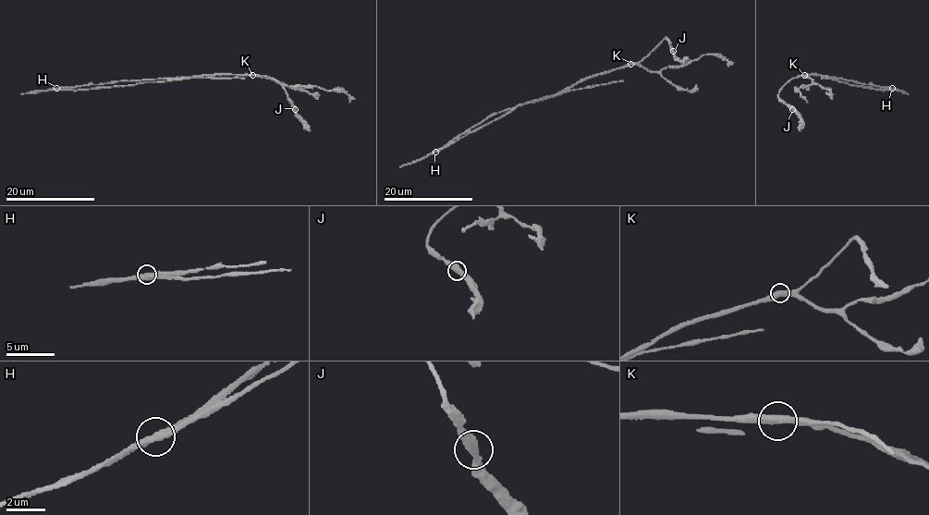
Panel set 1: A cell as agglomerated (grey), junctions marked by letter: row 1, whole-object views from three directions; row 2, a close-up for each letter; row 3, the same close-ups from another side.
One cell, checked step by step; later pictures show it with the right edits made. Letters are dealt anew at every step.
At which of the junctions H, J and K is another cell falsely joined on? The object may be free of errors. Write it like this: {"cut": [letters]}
{"cut": ["H"]}

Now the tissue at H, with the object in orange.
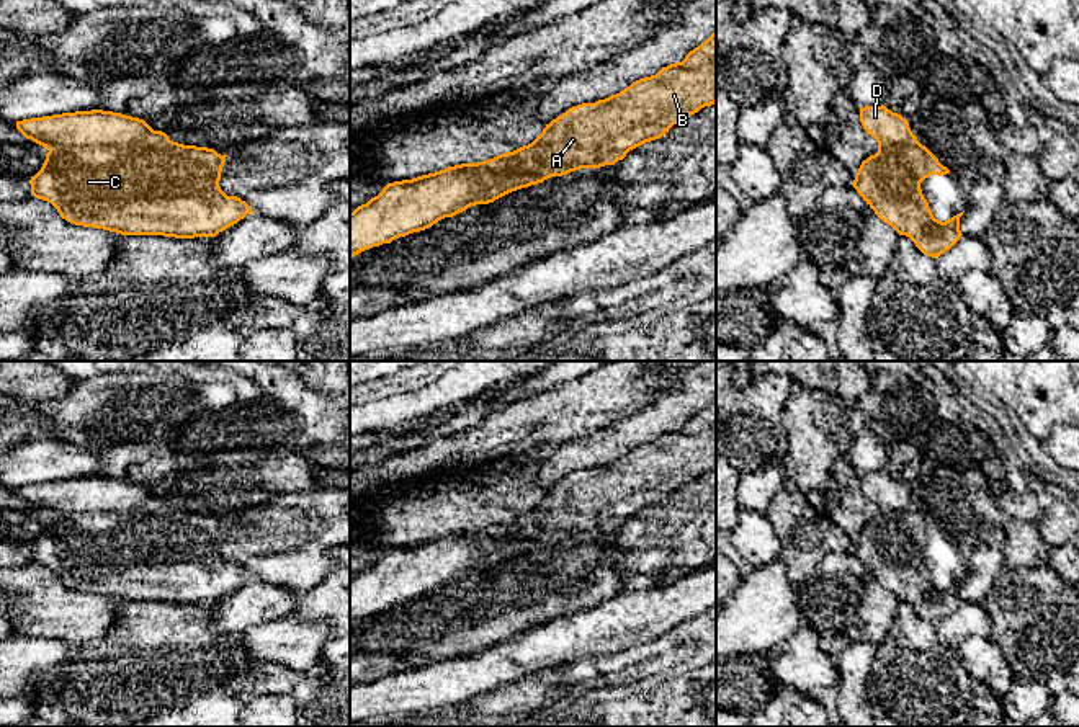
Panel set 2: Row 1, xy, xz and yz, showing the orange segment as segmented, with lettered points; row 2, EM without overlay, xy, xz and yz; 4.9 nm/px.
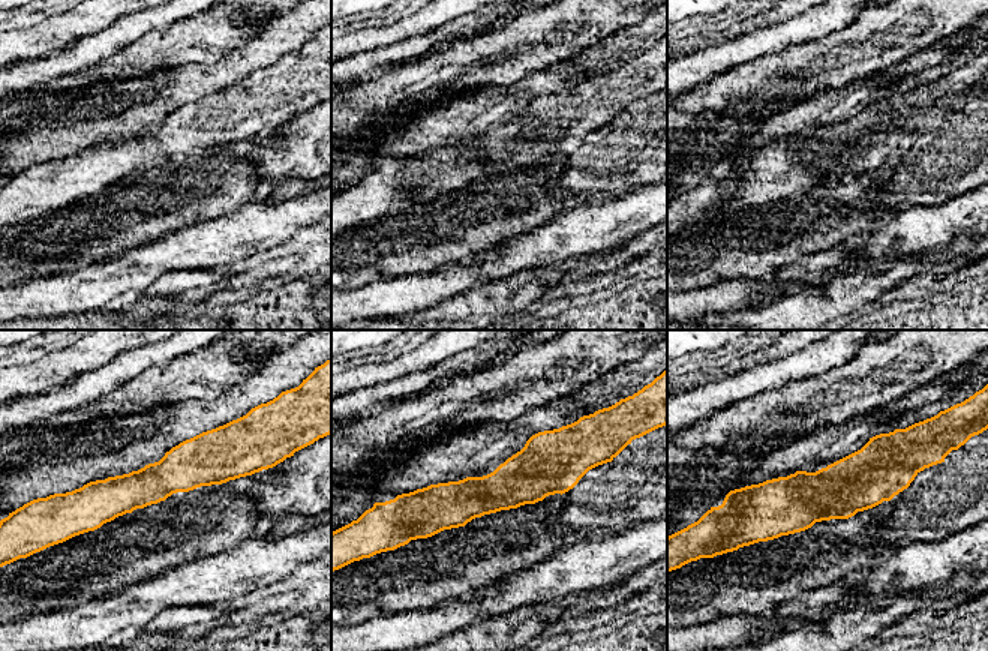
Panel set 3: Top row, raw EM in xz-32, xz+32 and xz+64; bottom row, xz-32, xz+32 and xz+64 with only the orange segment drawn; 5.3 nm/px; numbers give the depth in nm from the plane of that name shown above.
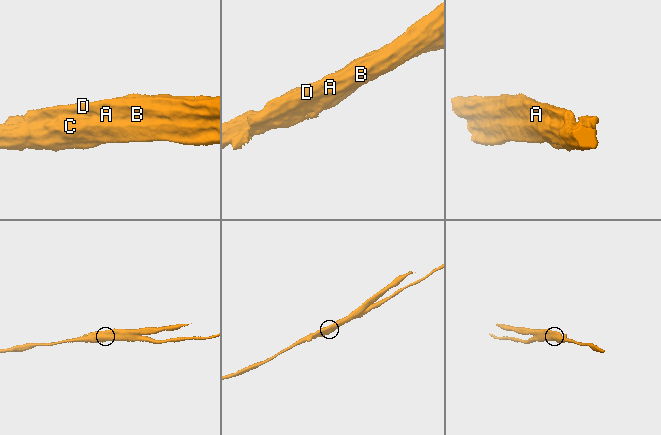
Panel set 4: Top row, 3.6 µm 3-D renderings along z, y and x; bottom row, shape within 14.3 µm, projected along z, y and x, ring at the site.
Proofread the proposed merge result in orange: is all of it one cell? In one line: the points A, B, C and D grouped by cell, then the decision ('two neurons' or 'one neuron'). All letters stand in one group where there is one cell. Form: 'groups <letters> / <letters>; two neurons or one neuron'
groups A B D / C; two neurons

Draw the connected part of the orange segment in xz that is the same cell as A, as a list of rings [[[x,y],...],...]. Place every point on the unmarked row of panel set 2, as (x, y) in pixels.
[[[716,397],[690,417],[682,428],[662,433],[656,441],[639,444],[605,466],[569,474],[546,490],[528,511],[484,528],[461,529],[412,546],[387,549],[378,562],[350,578],[350,626],[365,616],[425,596],[451,580],[479,570],[497,547],[505,547],[507,557],[512,559],[522,555],[526,547],[533,551],[540,533],[562,537],[569,531],[580,534],[615,531],[629,516],[660,505],[680,485],[714,469]]]

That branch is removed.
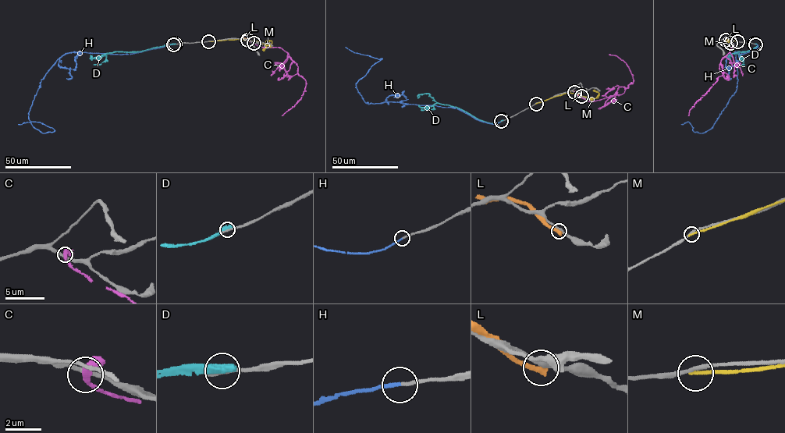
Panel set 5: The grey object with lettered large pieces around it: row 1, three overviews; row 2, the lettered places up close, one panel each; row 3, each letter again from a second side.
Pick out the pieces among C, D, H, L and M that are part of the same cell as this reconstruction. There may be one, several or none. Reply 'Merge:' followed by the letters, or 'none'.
Merge: H

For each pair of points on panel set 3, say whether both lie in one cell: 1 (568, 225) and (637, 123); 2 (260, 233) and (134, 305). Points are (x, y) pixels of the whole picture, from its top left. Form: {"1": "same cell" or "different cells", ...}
{"1": "different cells", "2": "different cells"}

